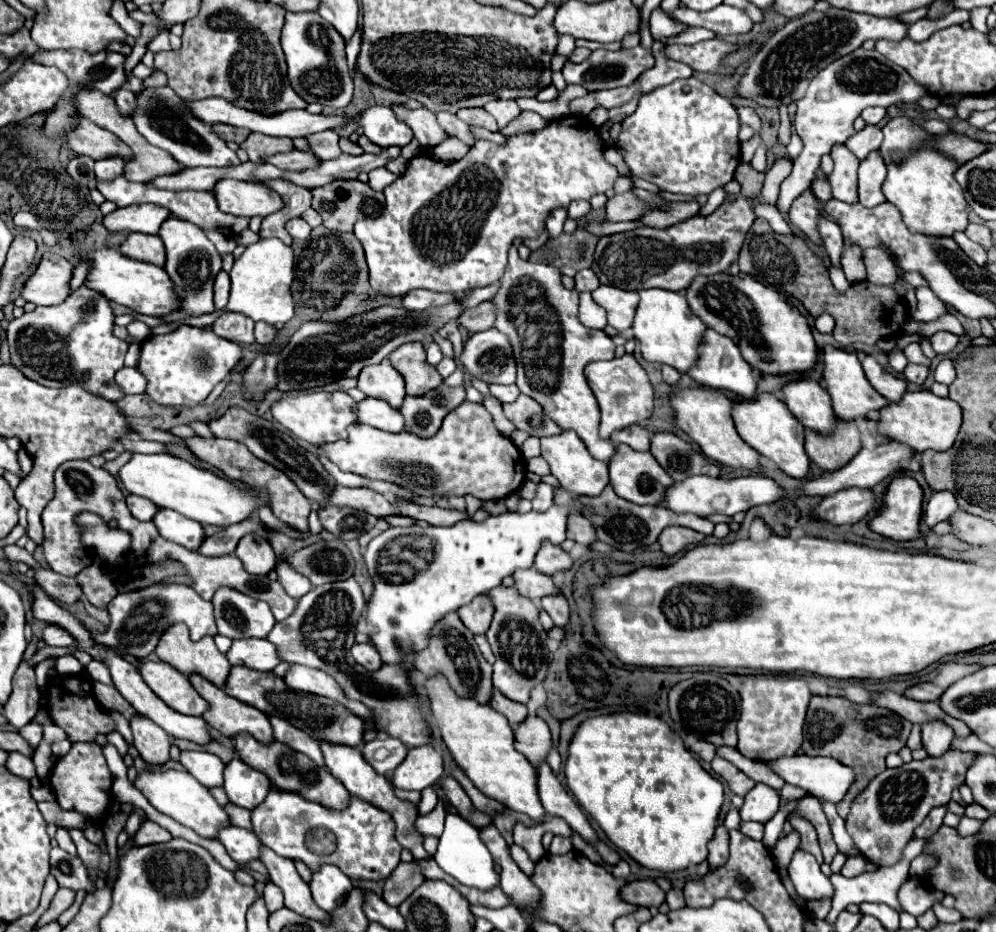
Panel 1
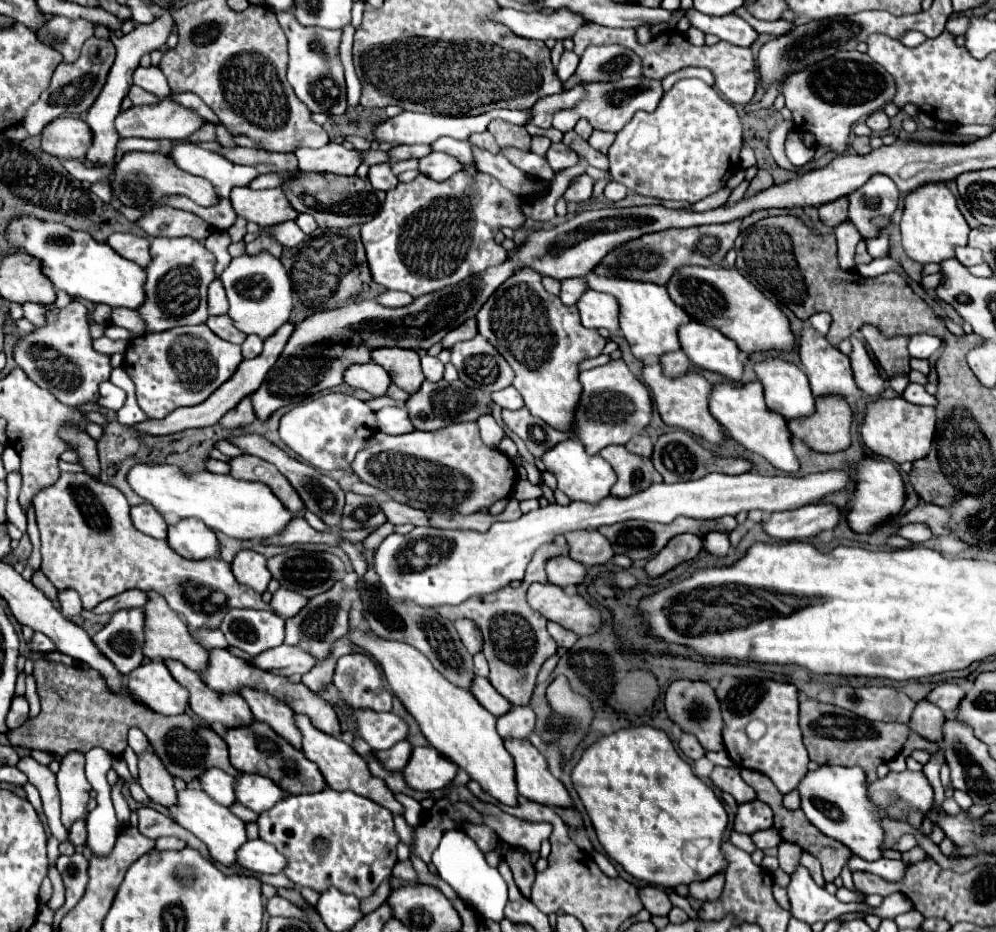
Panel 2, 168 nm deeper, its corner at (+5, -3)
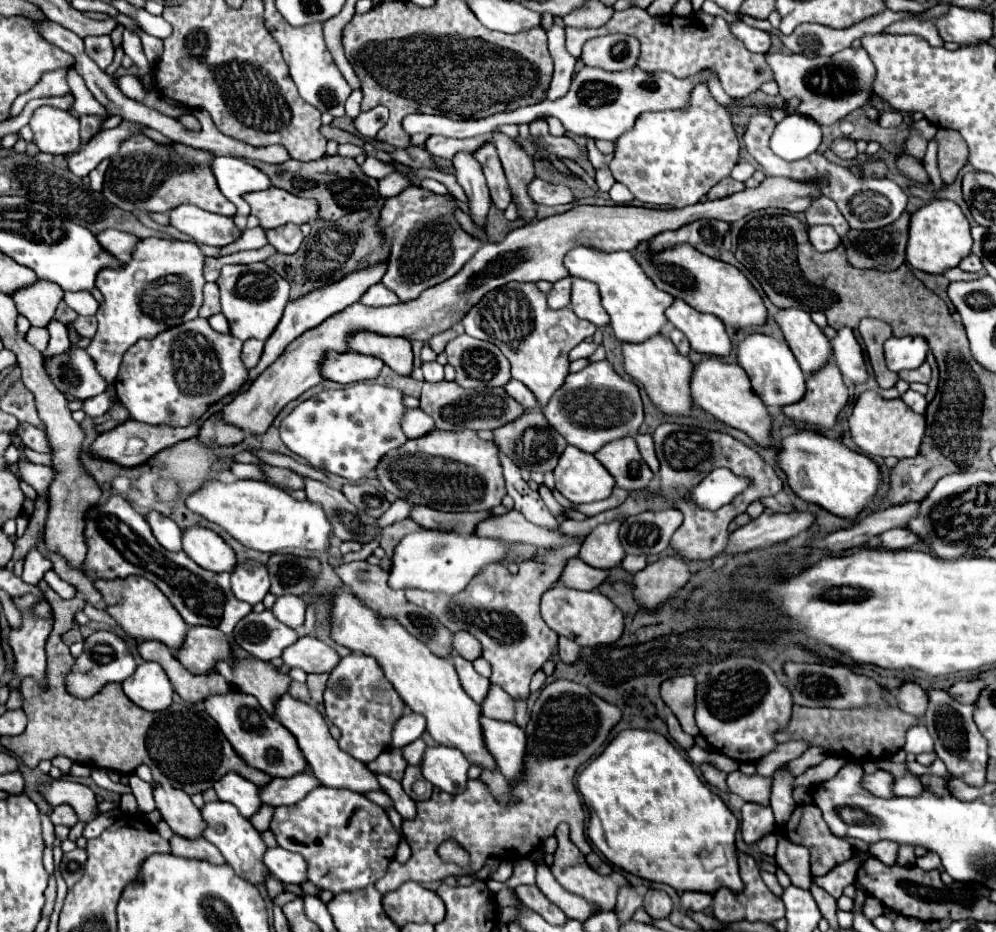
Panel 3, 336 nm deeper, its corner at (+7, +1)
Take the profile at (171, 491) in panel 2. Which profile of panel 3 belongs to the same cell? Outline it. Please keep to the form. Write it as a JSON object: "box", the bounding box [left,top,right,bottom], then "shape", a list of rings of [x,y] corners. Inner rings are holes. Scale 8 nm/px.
{"box":[187,480,331,552],"shape":[[[237,480],[231,484],[205,484],[187,500],[187,508],[201,514],[209,522],[225,528],[243,546],[259,552],[279,552],[283,548],[305,548],[327,552],[331,546],[331,524],[321,504],[311,500],[295,500],[285,490],[267,482]]]}

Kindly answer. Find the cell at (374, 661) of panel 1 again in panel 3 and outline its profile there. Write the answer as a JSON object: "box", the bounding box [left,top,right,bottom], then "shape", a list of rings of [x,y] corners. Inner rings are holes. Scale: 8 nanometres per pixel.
{"box":[323,654,405,764],"shape":[[[349,654],[333,668],[323,692],[327,718],[341,730],[339,748],[355,760],[369,764],[381,752],[389,750],[393,724],[405,714],[405,702],[399,698],[391,682],[383,676],[381,666],[373,656]]]}

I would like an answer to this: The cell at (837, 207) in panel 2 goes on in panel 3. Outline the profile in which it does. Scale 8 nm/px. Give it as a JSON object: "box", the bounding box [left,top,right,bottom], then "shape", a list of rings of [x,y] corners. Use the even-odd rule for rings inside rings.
{"box":[809,226,839,252],"shape":[[[829,226],[809,228],[809,240],[811,240],[813,248],[819,250],[819,252],[831,252],[839,246],[839,236]]]}

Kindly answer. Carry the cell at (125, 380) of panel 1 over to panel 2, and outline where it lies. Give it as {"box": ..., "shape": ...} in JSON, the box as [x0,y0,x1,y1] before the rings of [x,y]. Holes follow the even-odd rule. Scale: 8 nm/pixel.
{"box":[99,382,127,410],"shape":[[[103,382],[103,384],[99,386],[99,394],[101,394],[99,406],[111,408],[111,410],[119,410],[119,408],[125,404],[125,398],[127,398],[125,390],[117,388],[117,386],[111,384],[111,382]]]}

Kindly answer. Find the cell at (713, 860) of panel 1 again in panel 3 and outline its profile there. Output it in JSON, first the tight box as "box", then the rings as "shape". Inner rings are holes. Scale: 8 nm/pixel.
{"box":[681,892,713,912],"shape":[[[683,892],[681,894],[683,910],[691,910],[691,912],[703,912],[711,904],[711,900],[713,898],[703,892]]]}

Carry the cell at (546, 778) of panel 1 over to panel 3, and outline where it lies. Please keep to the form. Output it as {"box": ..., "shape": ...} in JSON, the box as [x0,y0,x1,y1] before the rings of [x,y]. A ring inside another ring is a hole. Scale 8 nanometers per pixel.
{"box":[481,716,525,780],"shape":[[[481,716],[483,742],[489,754],[493,756],[499,772],[507,780],[515,780],[523,772],[525,756],[525,732],[515,722],[491,720]]]}

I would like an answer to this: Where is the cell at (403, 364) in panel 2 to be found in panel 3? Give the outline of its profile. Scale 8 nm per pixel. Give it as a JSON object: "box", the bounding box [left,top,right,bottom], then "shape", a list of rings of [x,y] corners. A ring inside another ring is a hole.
{"box":[347,332,413,376],"shape":[[[357,332],[347,338],[349,348],[359,354],[369,354],[383,360],[397,374],[409,376],[413,370],[413,352],[407,338],[381,336],[375,332]]]}

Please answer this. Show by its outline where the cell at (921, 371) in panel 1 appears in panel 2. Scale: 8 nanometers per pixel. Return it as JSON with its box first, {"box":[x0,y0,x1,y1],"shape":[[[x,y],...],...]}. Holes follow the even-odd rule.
{"box":[903,382,937,406],"shape":[[[909,382],[909,386],[903,392],[903,398],[909,400],[911,404],[921,404],[921,406],[937,406],[937,398],[931,396],[923,384]]]}

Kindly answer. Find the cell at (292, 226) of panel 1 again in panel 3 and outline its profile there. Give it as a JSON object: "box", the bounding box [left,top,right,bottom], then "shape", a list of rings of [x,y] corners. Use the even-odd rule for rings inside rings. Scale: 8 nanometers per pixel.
{"box":[267,224,303,254],"shape":[[[285,224],[285,228],[267,230],[267,238],[269,238],[269,244],[281,254],[295,254],[303,242],[303,234],[299,226],[293,226],[293,224]]]}

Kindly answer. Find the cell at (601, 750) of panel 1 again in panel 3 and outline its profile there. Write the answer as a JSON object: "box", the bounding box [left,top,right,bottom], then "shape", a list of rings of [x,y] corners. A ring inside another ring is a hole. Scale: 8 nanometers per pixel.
{"box":[577,730,743,894],"shape":[[[623,730],[579,774],[577,786],[589,810],[587,836],[613,866],[649,882],[667,884],[677,892],[715,894],[719,888],[729,888],[739,894],[743,890],[735,848],[739,820],[721,796],[701,782],[691,762],[665,736],[647,730]]]}

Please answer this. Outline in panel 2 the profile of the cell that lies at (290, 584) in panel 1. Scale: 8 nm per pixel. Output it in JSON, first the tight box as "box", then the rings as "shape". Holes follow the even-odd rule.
{"box":[271,588,307,618],"shape":[[[279,588],[279,592],[275,592],[271,598],[271,606],[277,610],[277,614],[281,618],[295,616],[295,612],[299,612],[299,608],[303,608],[305,602],[307,602],[307,598],[303,598],[299,592],[293,592],[287,588]]]}

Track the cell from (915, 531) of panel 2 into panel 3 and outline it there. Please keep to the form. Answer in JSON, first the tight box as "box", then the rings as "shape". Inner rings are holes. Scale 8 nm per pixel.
{"box":[879,528,917,550],"shape":[[[895,528],[895,530],[883,532],[879,540],[883,550],[905,550],[917,542],[917,536],[913,536],[907,528]]]}

